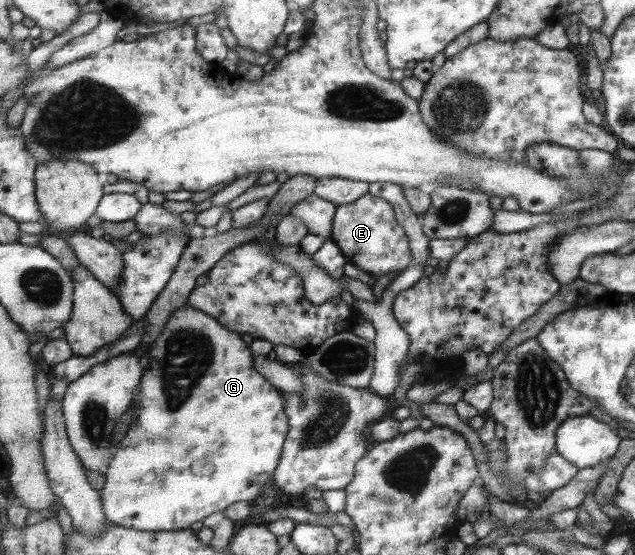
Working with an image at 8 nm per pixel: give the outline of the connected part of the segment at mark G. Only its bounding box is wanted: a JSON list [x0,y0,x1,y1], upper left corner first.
[100,304,288,532]

